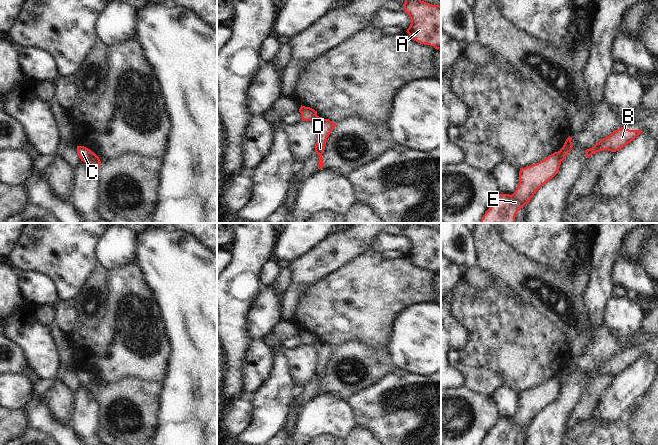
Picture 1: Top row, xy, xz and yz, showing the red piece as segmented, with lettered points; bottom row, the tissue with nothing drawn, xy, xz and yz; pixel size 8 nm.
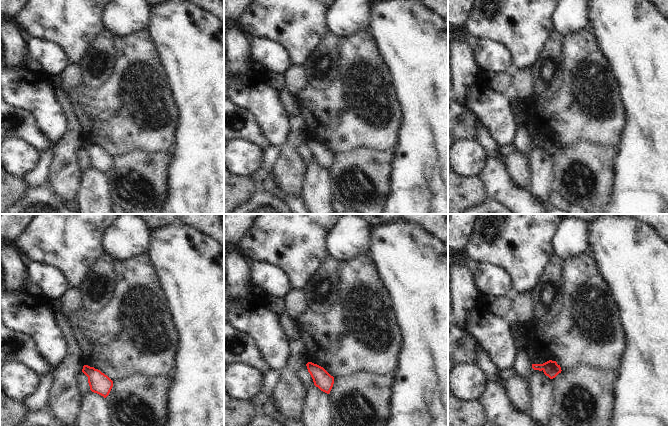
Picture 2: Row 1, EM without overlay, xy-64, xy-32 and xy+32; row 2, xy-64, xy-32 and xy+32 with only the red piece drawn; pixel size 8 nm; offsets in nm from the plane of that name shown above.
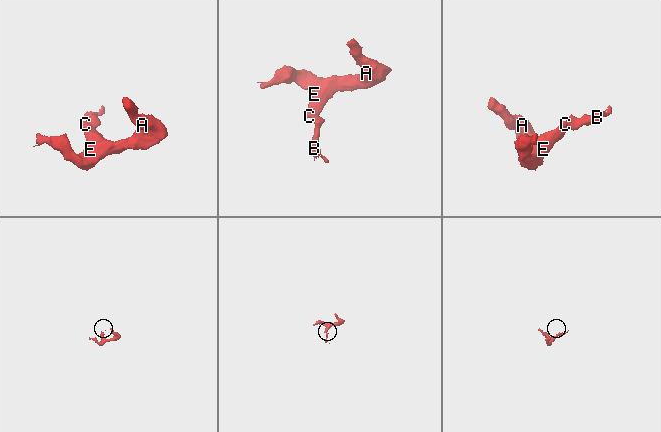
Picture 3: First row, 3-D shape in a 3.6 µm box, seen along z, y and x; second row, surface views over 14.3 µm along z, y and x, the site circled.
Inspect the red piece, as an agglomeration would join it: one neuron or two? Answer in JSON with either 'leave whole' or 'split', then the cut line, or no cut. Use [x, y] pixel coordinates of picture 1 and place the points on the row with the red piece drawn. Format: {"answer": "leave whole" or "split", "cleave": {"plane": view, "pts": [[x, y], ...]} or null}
{"answer": "split", "cleave": {"plane": "yz", "pts": [[557, 152], [561, 160]]}}

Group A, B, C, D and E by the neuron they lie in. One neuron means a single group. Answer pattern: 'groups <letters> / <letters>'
groups A C E / B D

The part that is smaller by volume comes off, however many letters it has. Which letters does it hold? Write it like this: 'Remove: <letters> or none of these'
Remove: B, D

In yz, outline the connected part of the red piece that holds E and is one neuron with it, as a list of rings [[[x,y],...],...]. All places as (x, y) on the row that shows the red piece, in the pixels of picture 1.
[[[554,152],[542,161],[520,168],[519,183],[512,195],[499,194],[480,223],[515,223],[517,212],[528,204],[536,191],[559,171],[561,160]]]

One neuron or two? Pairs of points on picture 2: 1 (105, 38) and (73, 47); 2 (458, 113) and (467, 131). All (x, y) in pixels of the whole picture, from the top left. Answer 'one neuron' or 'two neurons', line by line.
1: two neurons
2: one neuron

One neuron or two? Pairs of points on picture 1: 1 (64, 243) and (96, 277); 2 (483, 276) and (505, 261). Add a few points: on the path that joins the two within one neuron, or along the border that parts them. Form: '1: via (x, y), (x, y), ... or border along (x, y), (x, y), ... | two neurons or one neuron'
1: border along (96, 263), (78, 292) | two neurons
2: border along (476, 263), (492, 276) | two neurons

